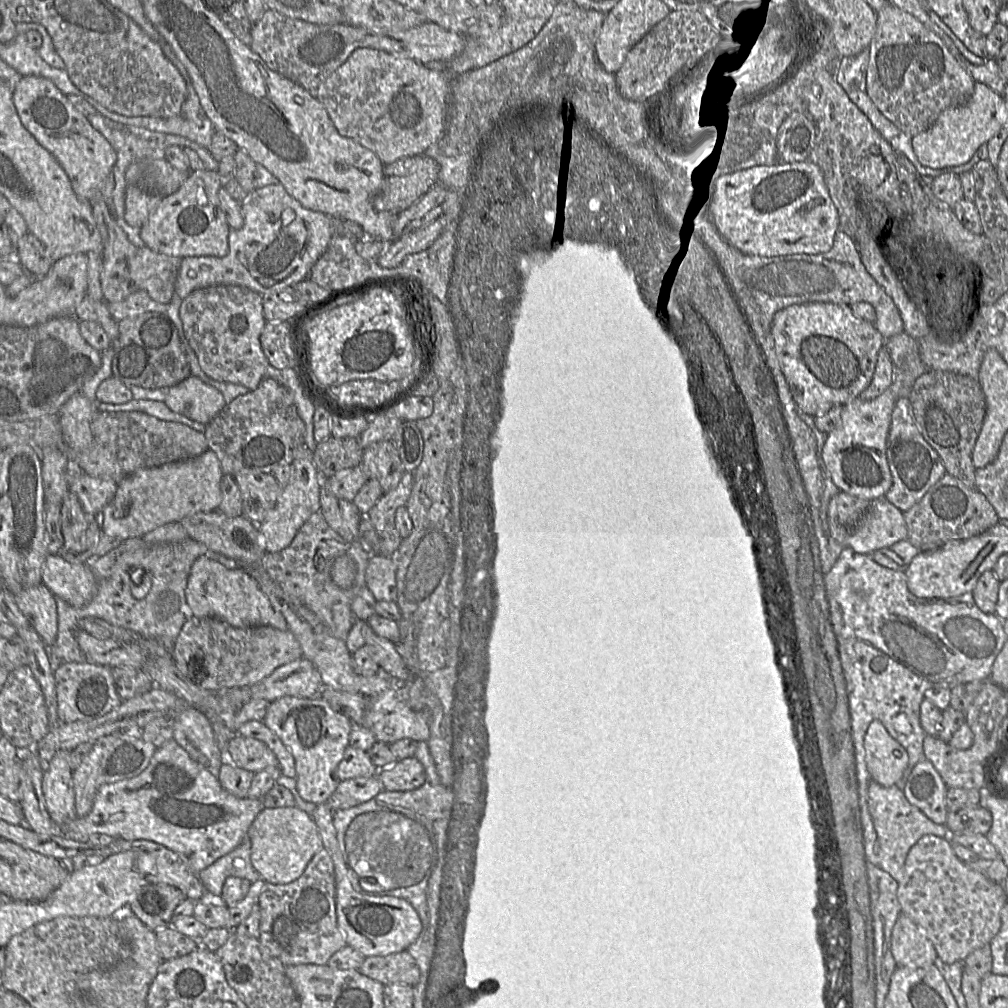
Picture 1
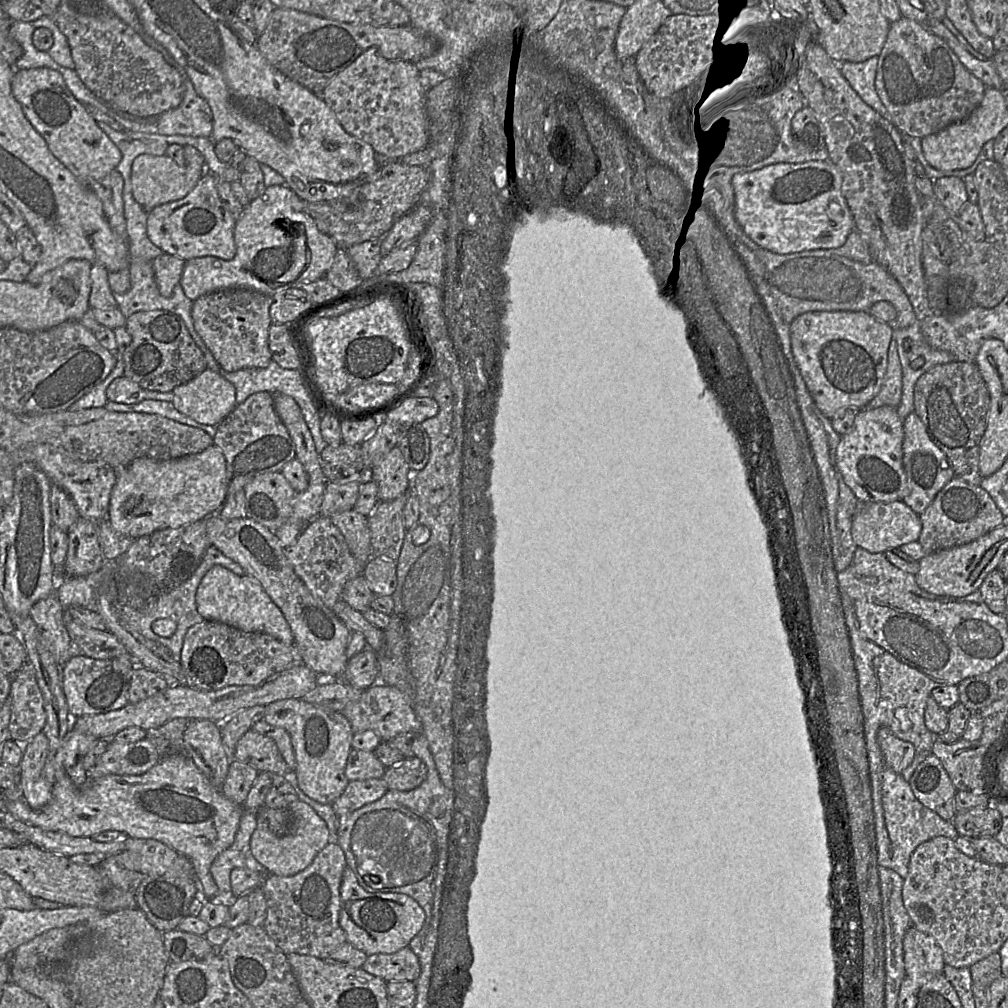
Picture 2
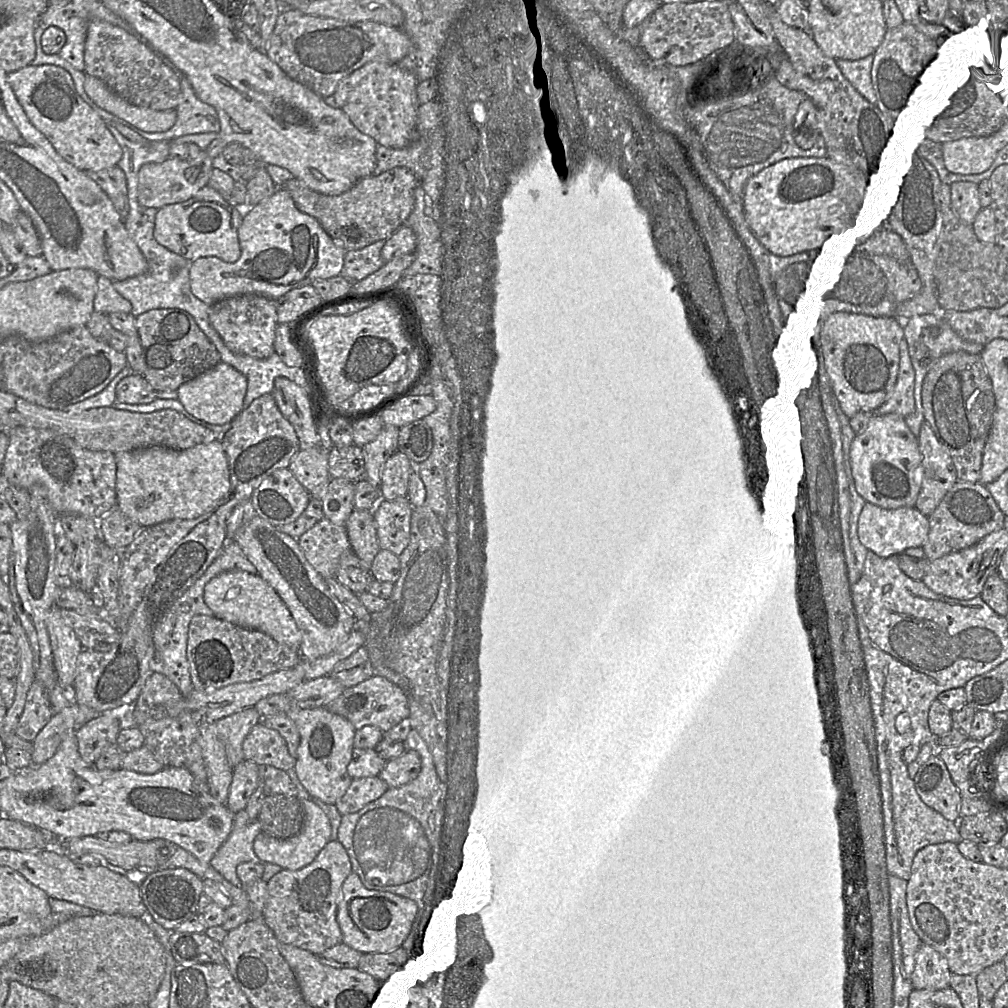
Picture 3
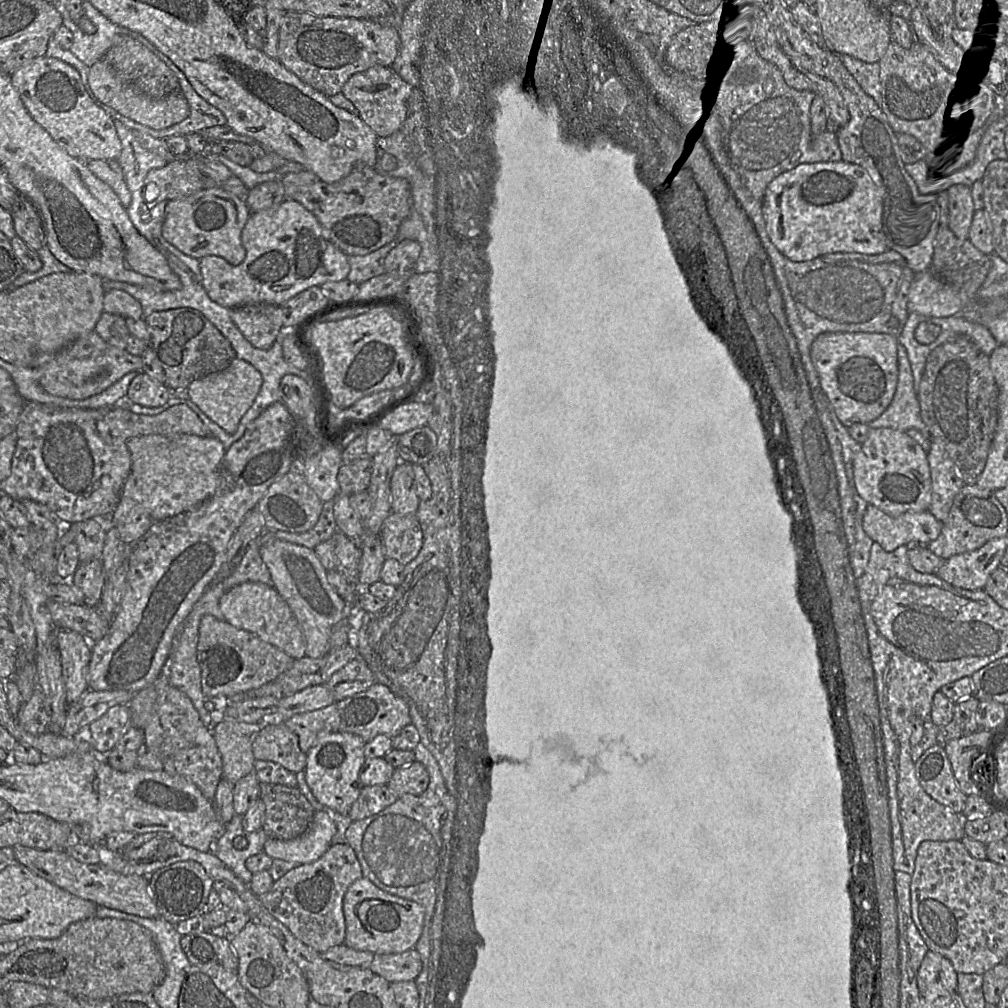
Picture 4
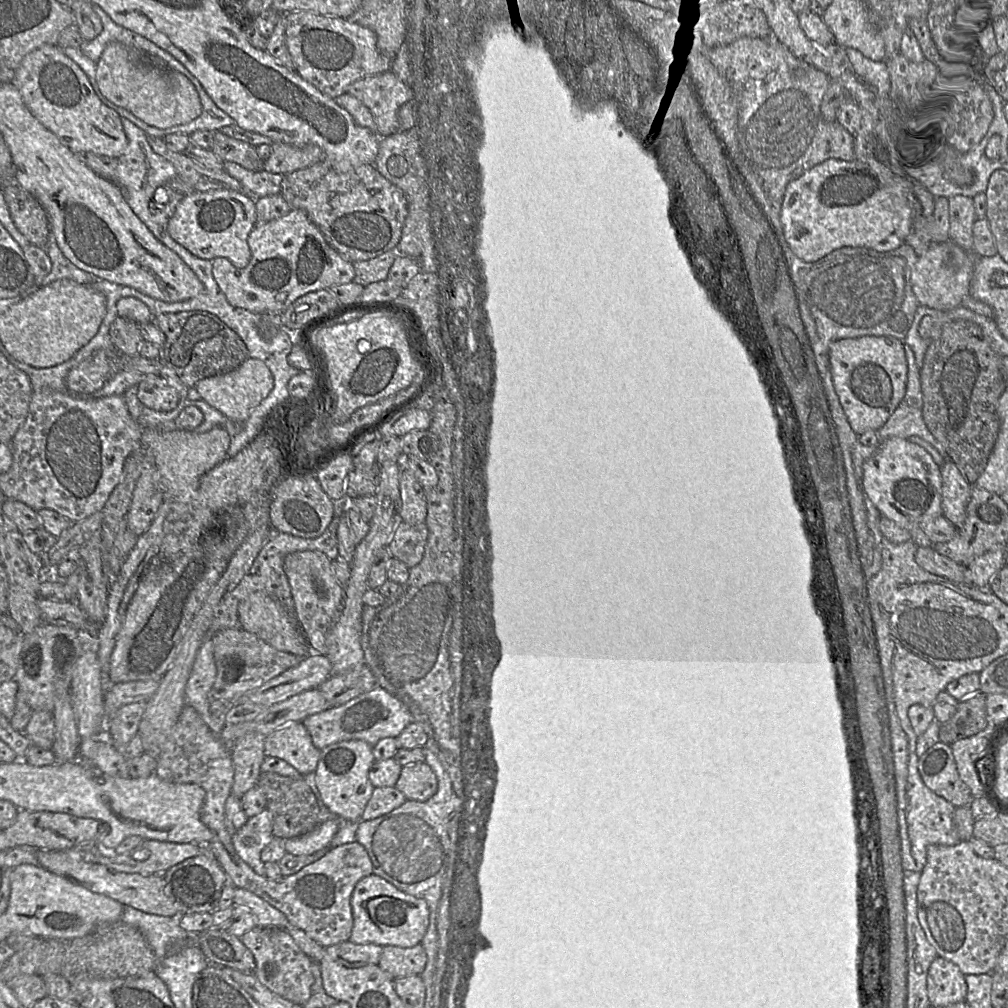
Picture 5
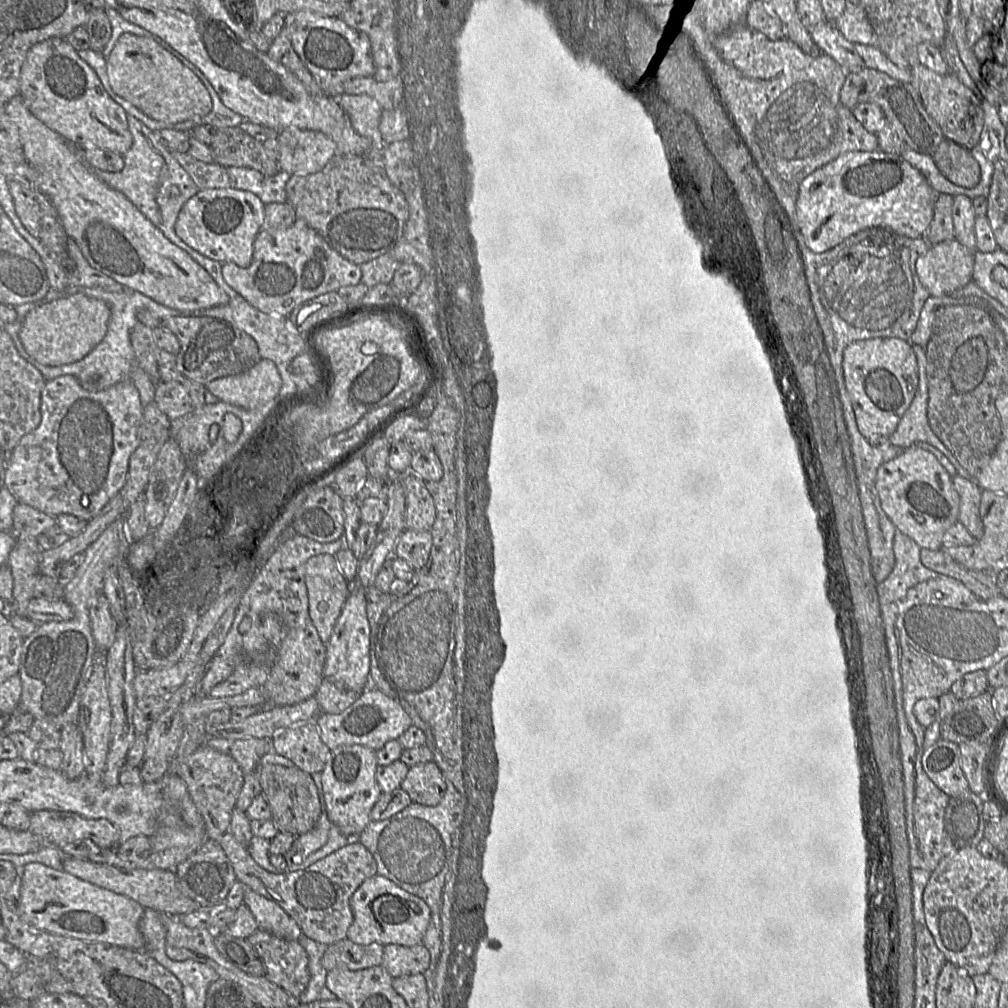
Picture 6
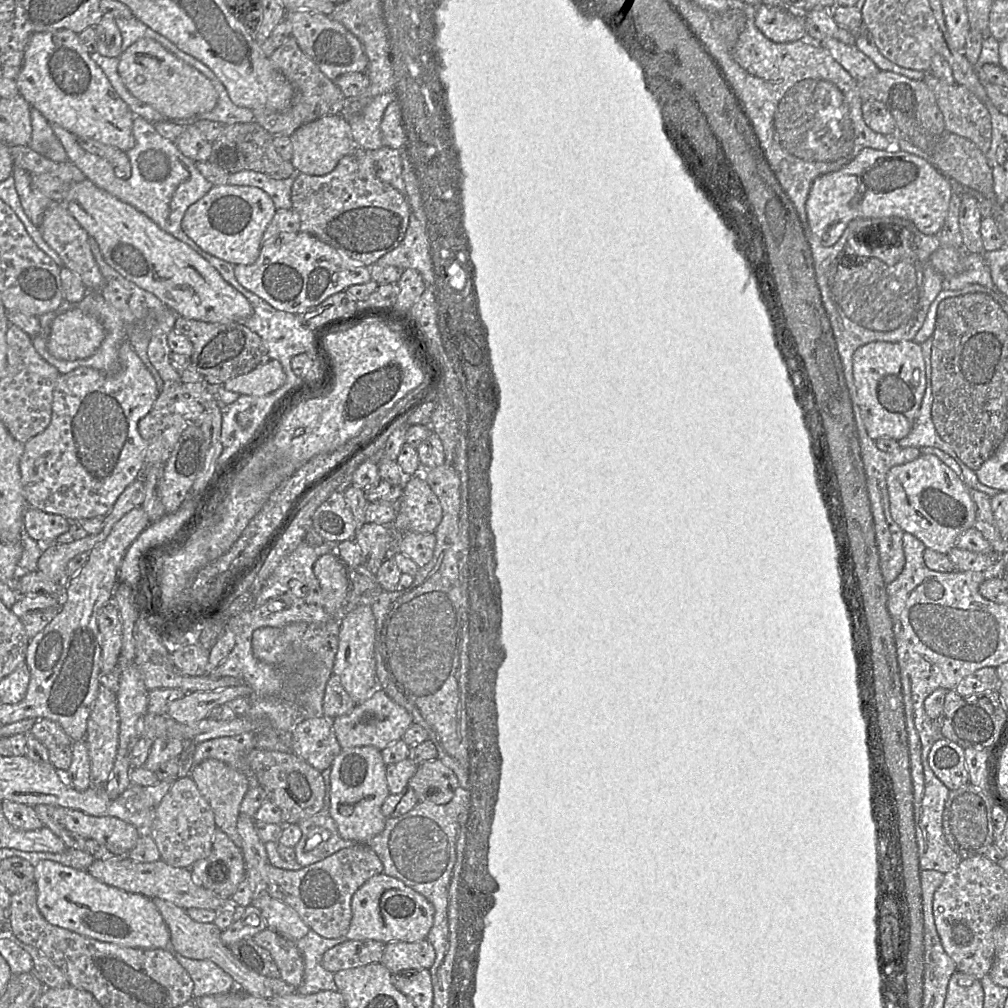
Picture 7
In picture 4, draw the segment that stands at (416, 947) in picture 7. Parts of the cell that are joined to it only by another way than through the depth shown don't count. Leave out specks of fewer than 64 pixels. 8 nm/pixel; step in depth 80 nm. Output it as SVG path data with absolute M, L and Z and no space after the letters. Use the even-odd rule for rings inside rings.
M412 948L401 953L375 954L369 969L390 983L414 981L422 970L422 961Z

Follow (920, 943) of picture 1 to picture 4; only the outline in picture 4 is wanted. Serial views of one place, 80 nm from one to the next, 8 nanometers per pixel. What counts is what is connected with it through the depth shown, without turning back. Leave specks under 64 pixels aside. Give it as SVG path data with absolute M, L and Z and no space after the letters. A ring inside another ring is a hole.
M929 950L918 970L917 983L922 997L940 997L957 992L958 972L950 960Z

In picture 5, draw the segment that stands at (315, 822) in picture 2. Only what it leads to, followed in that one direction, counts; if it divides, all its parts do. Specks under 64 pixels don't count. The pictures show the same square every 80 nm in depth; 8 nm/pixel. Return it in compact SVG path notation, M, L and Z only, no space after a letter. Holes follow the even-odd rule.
M329 820L318 825L314 830L299 836L285 840L286 853L293 855L312 855L327 847L337 832L336 822Z

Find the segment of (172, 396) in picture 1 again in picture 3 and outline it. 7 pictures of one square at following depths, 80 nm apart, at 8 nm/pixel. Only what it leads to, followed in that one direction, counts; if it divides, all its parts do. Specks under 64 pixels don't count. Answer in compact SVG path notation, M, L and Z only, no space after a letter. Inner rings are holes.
M219 363L177 389L177 400L191 416L213 425L232 422L243 410L247 379L234 367Z

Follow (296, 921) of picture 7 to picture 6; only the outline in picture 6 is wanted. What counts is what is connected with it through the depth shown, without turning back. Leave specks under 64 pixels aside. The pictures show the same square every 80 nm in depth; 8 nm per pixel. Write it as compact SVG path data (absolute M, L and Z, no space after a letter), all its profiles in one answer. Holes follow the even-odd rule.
M246 889L243 904L251 911L260 929L288 940L298 941L302 936L297 923L273 901Z

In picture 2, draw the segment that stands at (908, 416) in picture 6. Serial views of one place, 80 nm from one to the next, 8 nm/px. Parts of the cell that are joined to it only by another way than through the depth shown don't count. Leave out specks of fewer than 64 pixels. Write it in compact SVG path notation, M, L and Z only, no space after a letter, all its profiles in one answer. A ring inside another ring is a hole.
M892 339L888 348L887 370L878 395L864 408L872 410L881 406L897 408L902 397L902 368L896 340Z

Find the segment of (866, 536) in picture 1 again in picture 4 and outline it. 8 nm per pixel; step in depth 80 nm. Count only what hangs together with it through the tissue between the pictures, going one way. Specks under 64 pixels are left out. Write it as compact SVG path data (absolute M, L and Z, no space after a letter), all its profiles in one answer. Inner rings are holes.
M872 504L865 510L862 526L865 533L886 552L909 543L928 545L942 529L942 521L930 512L908 511L899 516L890 516Z

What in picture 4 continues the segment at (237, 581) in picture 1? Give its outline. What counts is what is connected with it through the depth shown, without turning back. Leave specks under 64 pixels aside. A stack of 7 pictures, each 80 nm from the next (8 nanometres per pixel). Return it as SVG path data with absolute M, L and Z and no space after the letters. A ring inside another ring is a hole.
M259 582L236 585L222 595L219 607L224 620L231 625L257 635L293 659L305 656L306 646L303 633L287 602L274 587Z

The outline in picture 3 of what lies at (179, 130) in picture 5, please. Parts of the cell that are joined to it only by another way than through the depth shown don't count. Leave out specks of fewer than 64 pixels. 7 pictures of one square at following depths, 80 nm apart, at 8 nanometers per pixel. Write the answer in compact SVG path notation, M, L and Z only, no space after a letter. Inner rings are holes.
M177 75L180 79L181 85L181 102L175 107L177 114L175 124L165 132L146 132L144 138L148 140L147 144L136 143L135 152L137 149L140 152L156 152L163 153L165 146L169 146L171 143L187 144L190 142L179 141L179 138L183 138L185 135L199 134L215 132L218 133L220 130L220 122L216 110L209 104L201 101L195 94L192 86L190 85L188 79L184 79L181 75Z

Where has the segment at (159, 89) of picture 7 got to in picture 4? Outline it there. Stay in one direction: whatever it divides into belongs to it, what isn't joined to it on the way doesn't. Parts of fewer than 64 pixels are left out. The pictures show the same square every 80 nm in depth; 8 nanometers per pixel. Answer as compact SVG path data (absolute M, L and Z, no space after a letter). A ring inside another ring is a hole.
M103 59L90 67L88 86L99 101L113 108L119 114L154 130L162 130L176 125L185 120L190 113L188 102L181 91L163 98L151 98L141 94L133 86L119 78Z

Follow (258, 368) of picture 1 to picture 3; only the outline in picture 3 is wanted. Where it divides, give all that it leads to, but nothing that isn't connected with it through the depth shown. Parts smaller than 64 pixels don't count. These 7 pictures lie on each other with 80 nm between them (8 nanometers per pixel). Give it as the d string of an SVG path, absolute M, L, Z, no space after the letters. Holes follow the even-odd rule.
M259 295L224 298L210 305L209 322L233 353L256 359L265 359L274 353L275 330L278 325L276 300Z

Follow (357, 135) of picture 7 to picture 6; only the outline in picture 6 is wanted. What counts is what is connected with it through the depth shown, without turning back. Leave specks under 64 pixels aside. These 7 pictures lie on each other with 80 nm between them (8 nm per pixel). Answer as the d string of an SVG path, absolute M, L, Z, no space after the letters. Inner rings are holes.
M343 94L337 101L349 117L353 129L369 139L370 151L367 156L378 158L380 162L386 144L379 129L383 109L378 101L366 94Z

